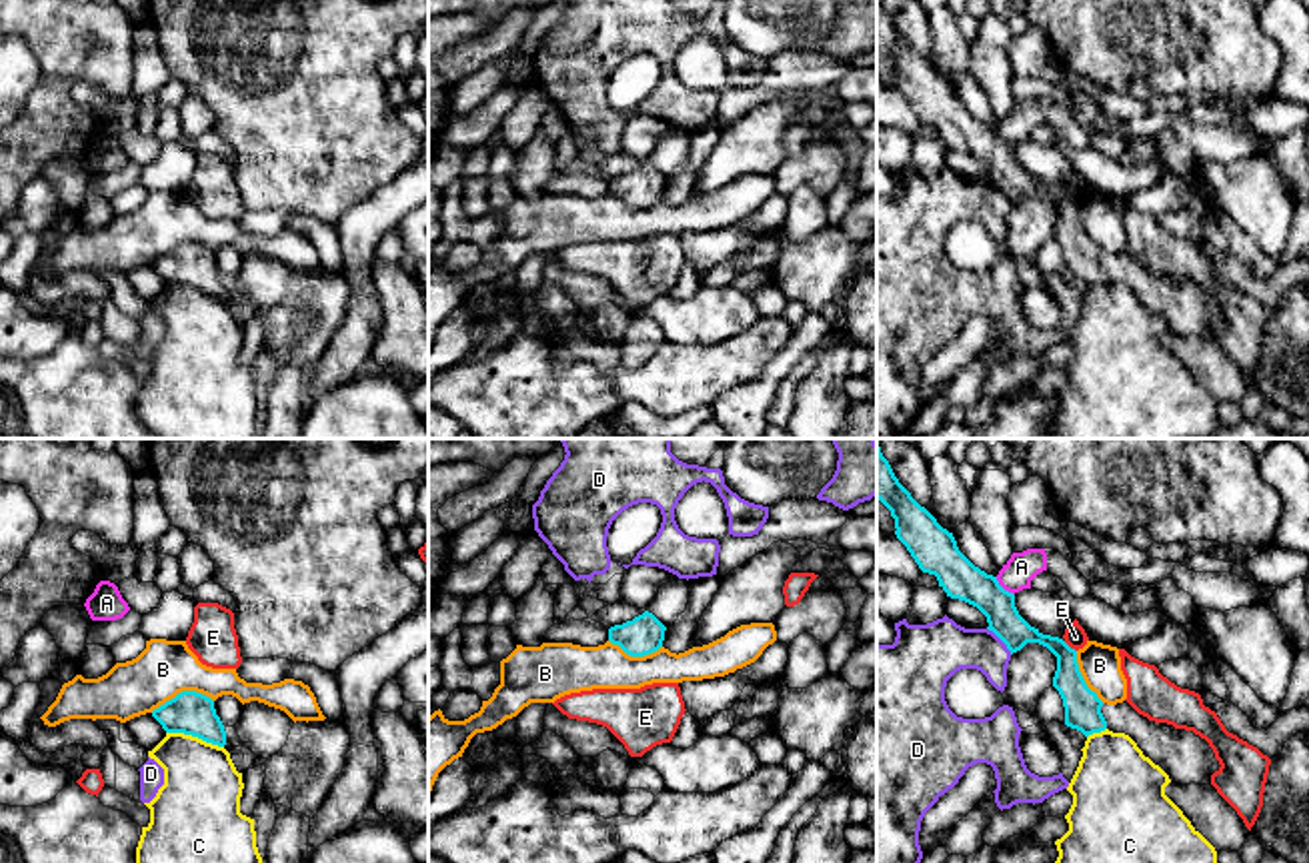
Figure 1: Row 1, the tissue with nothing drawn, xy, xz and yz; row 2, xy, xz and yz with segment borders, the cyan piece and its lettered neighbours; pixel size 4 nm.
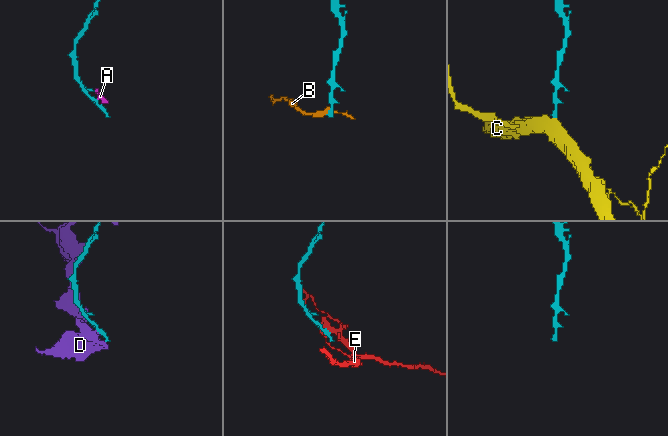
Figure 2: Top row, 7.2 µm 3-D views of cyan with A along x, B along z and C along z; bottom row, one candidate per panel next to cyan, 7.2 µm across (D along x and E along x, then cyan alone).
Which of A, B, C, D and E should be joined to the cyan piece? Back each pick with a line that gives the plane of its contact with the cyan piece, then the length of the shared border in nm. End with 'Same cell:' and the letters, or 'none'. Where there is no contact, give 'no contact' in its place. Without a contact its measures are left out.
Same cell: none

